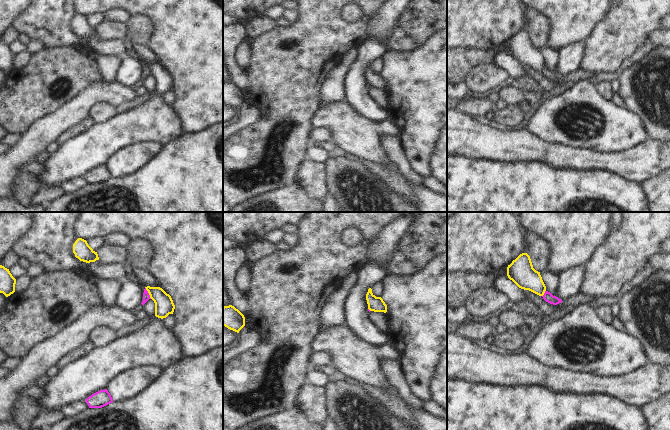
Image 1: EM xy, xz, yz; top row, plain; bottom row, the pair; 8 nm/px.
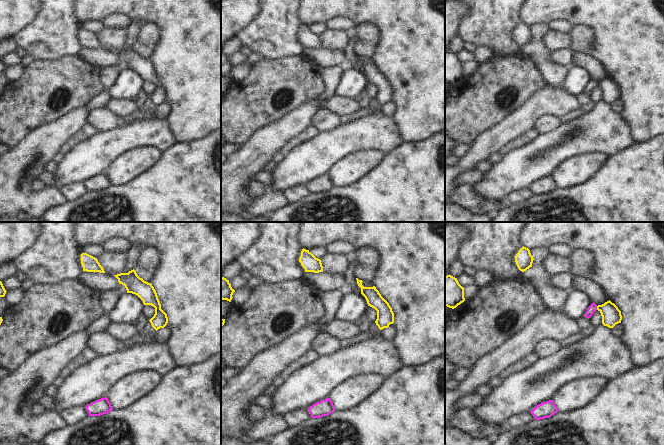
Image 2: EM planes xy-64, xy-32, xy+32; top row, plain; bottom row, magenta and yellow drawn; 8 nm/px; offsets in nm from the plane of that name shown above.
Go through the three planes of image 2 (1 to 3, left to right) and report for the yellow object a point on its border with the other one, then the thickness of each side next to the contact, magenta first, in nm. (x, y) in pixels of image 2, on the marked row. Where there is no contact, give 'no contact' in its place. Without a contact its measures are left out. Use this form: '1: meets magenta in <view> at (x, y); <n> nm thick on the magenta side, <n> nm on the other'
1: no contact
2: no contact
3: meets magenta in xy+32 at (596, 308); 70 nm thick on the magenta side, 160 nm on the other

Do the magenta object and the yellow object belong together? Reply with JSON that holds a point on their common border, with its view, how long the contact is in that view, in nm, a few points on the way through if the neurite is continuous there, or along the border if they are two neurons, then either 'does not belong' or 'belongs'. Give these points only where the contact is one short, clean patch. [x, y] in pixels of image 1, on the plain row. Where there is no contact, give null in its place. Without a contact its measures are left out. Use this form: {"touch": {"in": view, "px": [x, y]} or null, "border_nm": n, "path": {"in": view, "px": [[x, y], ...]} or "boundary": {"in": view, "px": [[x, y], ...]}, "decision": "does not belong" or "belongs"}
{"touch": {"in": "xy", "px": [148, 69]}, "border_nm": 110, "boundary": {"in": "xy", "px": [[145, 63], [151, 74]]}, "decision": "does not belong"}

